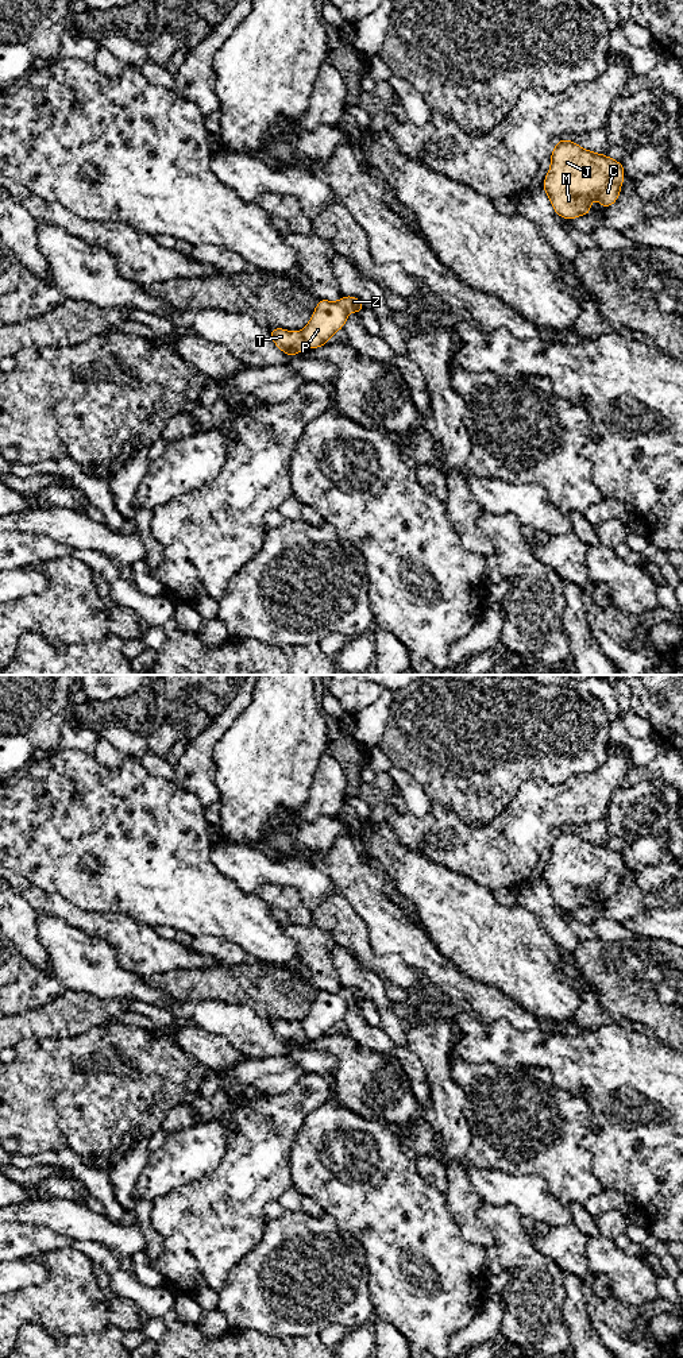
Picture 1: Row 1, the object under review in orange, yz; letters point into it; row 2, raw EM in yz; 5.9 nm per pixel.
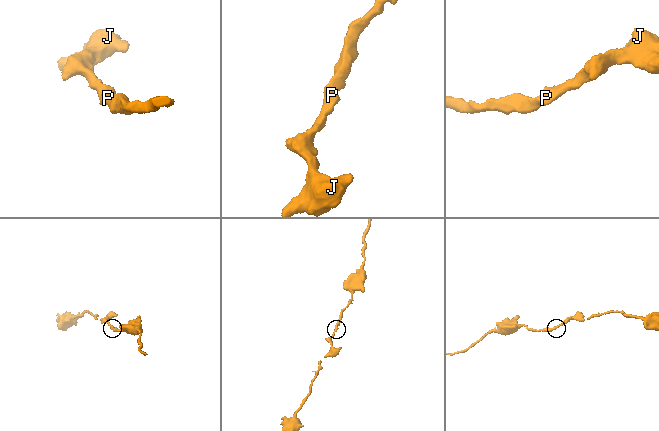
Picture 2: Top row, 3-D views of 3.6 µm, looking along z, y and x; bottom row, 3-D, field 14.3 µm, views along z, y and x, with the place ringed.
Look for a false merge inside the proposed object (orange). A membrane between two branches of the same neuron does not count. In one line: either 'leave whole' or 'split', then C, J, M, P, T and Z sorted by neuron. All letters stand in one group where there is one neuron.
leave whole; groups C J M P T Z

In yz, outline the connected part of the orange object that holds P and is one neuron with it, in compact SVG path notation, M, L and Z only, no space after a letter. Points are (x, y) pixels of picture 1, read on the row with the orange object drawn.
M343 296L339 301L331 302L319 298L316 309L308 325L300 332L292 332L283 328L270 328L270 336L274 344L286 355L296 356L305 348L319 348L346 325L348 313L354 309L359 316L364 304L358 297Z

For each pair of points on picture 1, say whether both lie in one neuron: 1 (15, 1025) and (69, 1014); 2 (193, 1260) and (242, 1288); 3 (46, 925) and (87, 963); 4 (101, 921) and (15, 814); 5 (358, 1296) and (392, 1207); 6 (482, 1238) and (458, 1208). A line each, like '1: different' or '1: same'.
1: same
2: different
3: same
4: different
5: different
6: same

